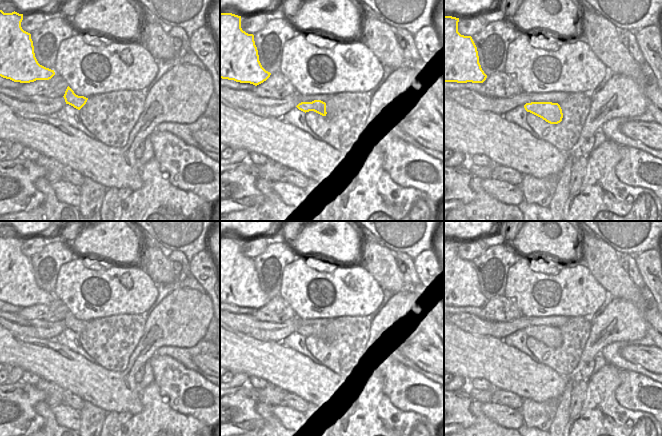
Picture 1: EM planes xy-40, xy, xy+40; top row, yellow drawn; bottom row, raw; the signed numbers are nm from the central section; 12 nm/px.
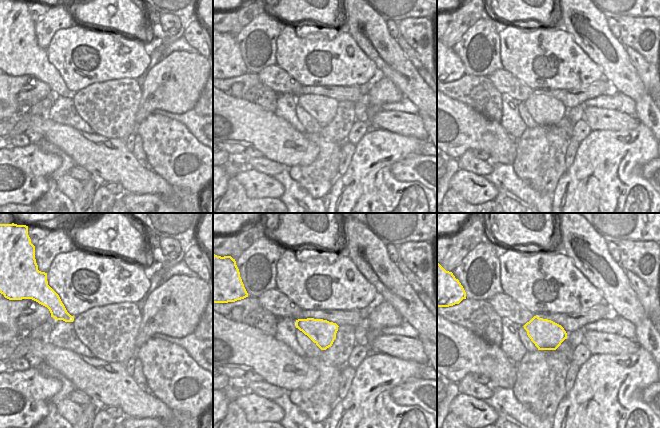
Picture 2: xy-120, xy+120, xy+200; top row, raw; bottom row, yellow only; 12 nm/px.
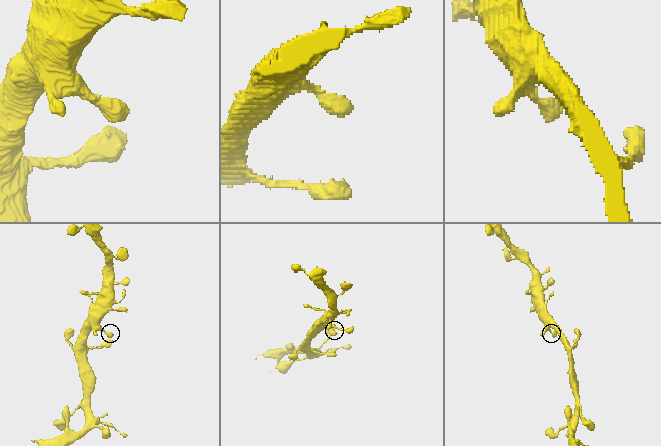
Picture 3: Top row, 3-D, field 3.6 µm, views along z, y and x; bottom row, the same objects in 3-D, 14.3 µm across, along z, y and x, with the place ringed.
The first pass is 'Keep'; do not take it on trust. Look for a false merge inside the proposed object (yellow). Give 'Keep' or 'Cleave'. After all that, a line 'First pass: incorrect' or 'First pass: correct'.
Keep
First pass: correct

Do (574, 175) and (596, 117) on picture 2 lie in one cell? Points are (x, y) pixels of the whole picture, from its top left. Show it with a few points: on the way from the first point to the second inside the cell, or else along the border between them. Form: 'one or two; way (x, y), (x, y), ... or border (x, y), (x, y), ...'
two; border (615, 130), (591, 131)

